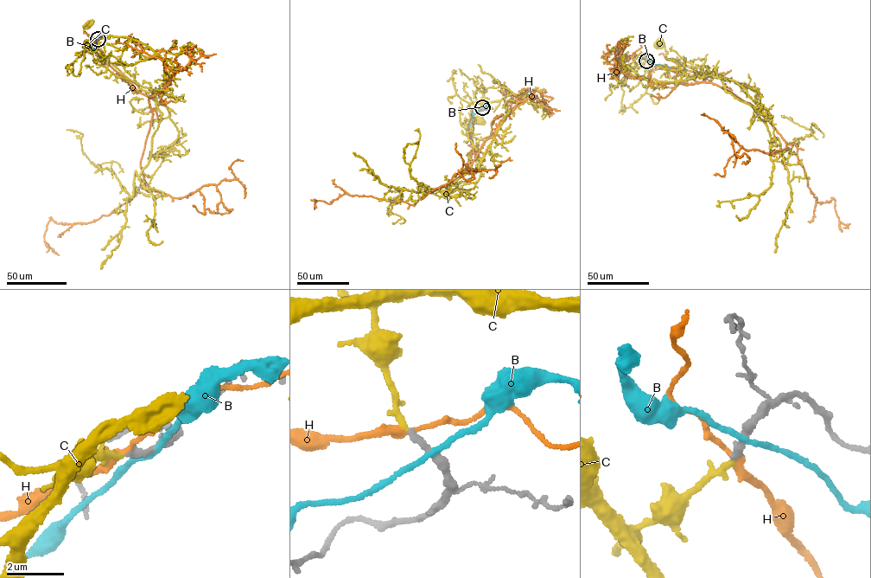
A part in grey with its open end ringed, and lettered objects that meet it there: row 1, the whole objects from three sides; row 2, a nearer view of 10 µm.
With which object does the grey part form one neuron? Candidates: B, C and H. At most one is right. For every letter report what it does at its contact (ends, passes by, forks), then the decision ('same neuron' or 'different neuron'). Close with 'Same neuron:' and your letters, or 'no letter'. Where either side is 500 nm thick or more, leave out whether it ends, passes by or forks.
B: it passes by; different neuron
C: it passes by; same neuron
H: it passes by; different neuron
Same neuron: C

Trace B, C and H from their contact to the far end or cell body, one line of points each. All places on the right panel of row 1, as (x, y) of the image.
B: (646, 60), (655, 64), (683, 70)
C: (646, 61), (619, 56), (638, 75), (658, 81), (708, 75), (668, 59), (659, 42)
H: (646, 61), (653, 69), (694, 71), (754, 107), (796, 143), (816, 202), (834, 199), (848, 227)

